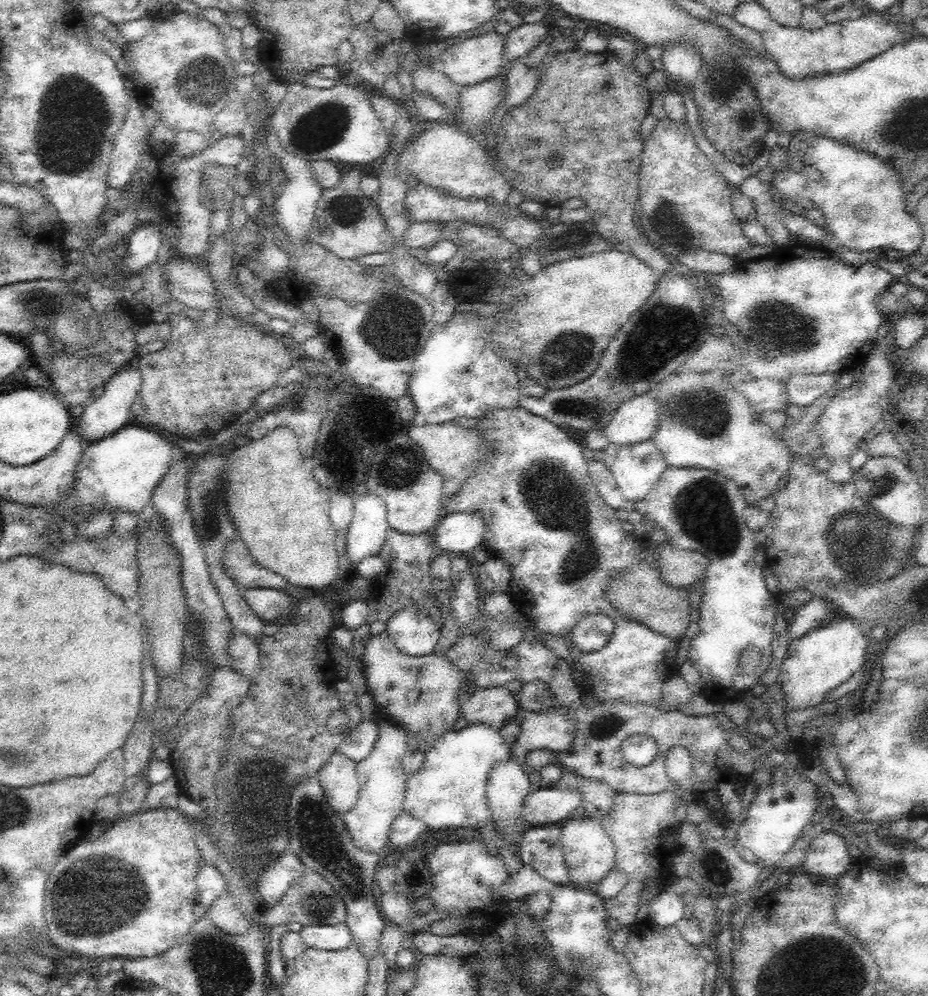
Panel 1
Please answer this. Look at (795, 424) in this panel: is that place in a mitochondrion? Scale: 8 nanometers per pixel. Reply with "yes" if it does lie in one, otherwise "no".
no

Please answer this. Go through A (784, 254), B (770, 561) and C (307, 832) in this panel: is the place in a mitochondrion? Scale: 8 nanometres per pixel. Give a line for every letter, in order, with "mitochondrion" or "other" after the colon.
A: other
B: other
C: mitochondrion

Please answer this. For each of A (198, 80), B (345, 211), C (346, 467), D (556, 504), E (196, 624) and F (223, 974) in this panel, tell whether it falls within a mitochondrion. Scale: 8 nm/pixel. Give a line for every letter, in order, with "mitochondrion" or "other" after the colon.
A: mitochondrion
B: mitochondrion
C: other
D: mitochondrion
E: other
F: mitochondrion

